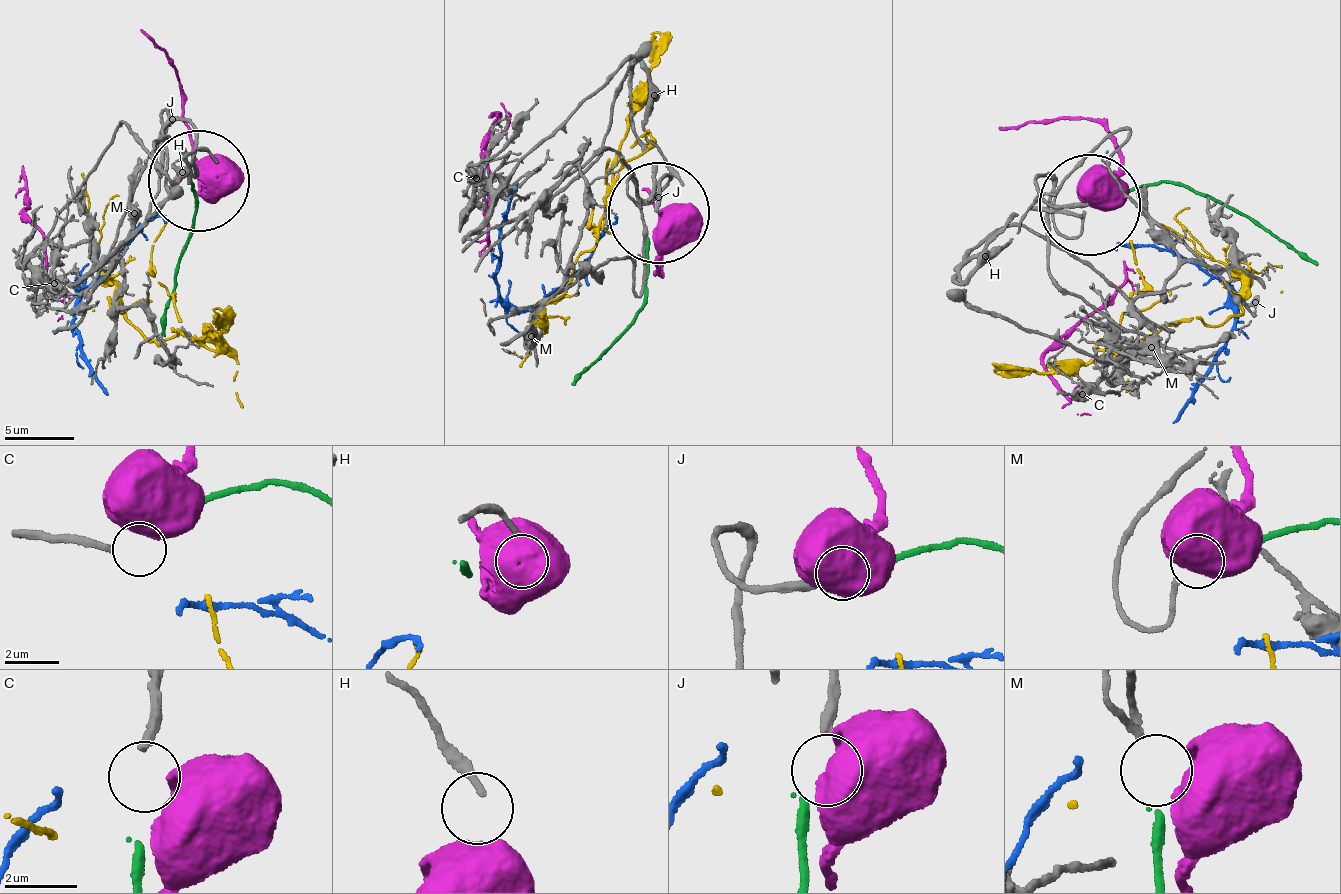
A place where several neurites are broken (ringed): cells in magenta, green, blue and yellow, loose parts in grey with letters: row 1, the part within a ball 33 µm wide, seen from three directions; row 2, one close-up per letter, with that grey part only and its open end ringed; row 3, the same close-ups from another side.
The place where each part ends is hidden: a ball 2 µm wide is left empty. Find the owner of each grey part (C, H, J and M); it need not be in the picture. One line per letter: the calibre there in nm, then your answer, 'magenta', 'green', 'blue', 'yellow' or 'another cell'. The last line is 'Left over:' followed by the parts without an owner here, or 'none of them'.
C: 280 nm thick; another cell
H: 170 nm thick; another cell
J: 320 nm thick; another cell
M: 200 nm thick; green
Left over: C, H, J

